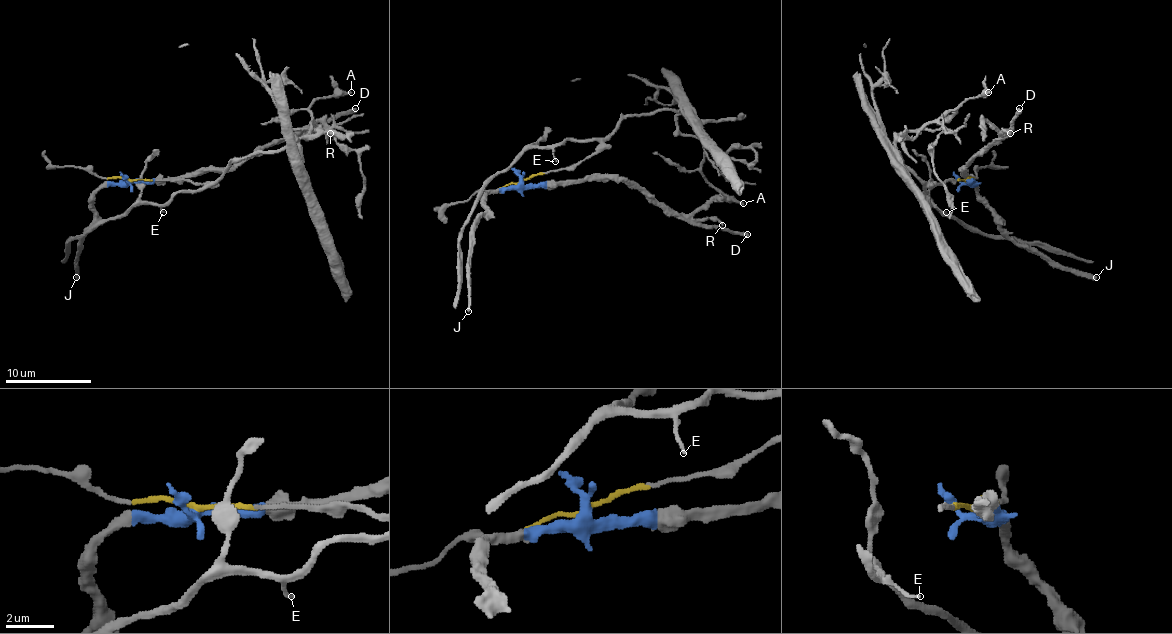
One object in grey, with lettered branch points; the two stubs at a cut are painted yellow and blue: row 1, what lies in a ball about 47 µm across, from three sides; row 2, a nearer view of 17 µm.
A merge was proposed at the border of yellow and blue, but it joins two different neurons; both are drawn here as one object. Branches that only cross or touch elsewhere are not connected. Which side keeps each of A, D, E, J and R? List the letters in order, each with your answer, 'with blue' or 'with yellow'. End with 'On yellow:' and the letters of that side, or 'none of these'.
A: with yellow
D: with blue
E: with yellow
J: with blue
R: with blue
On yellow: A, E

